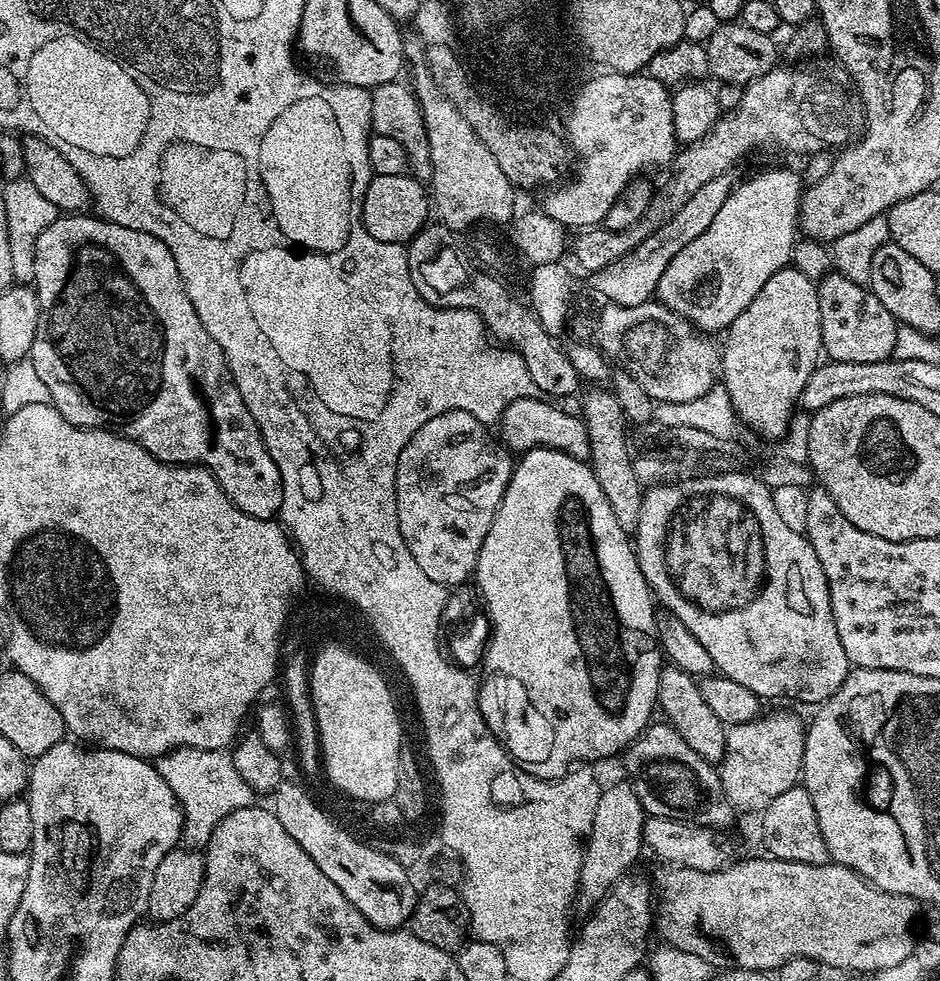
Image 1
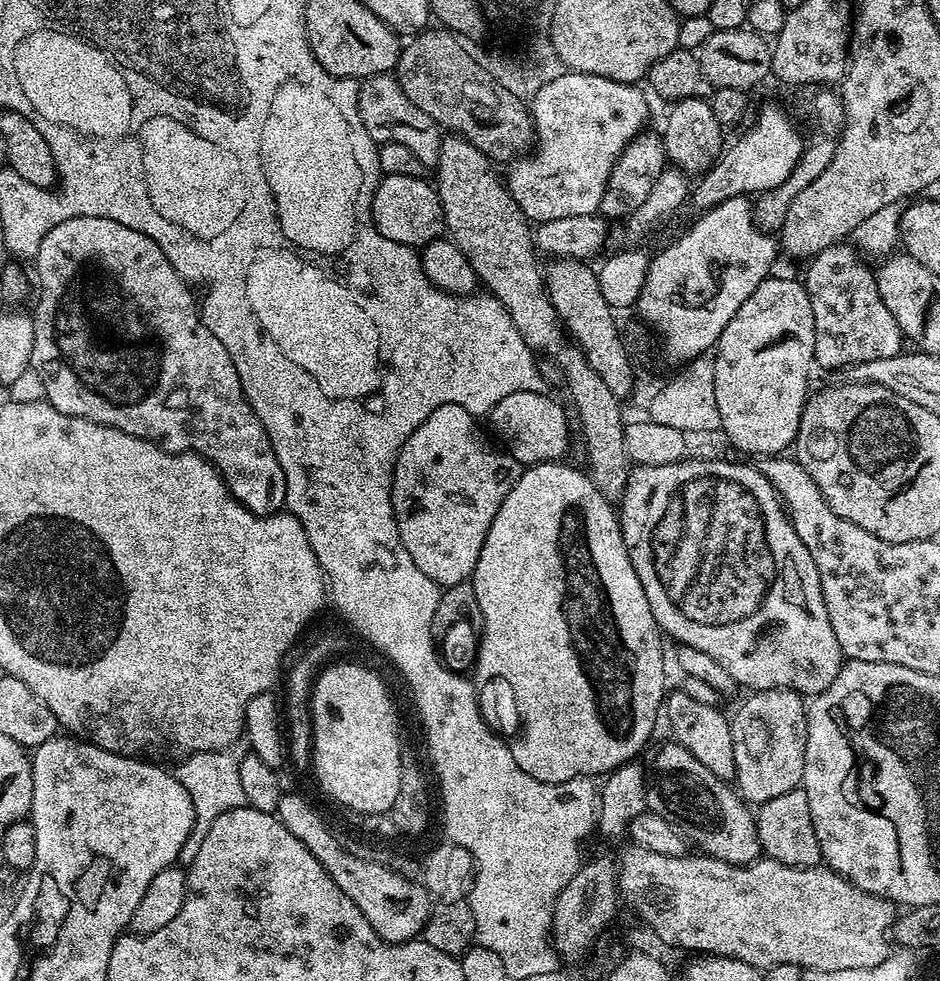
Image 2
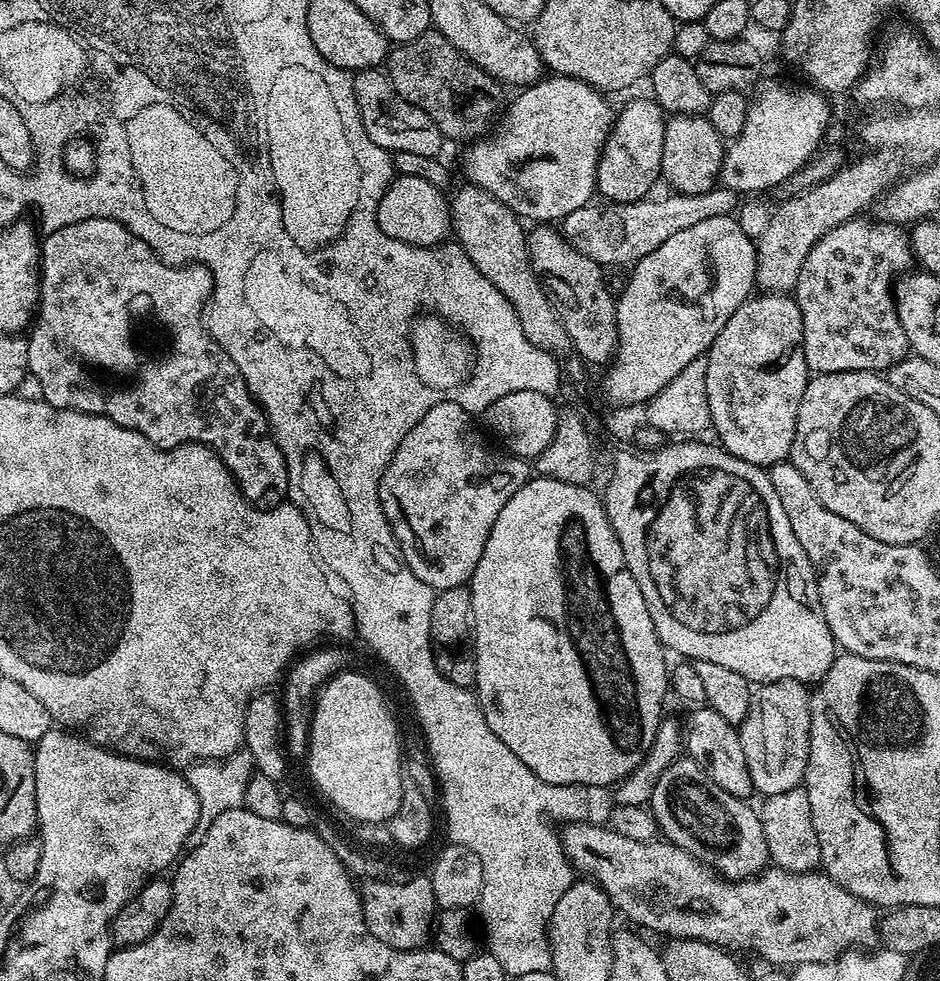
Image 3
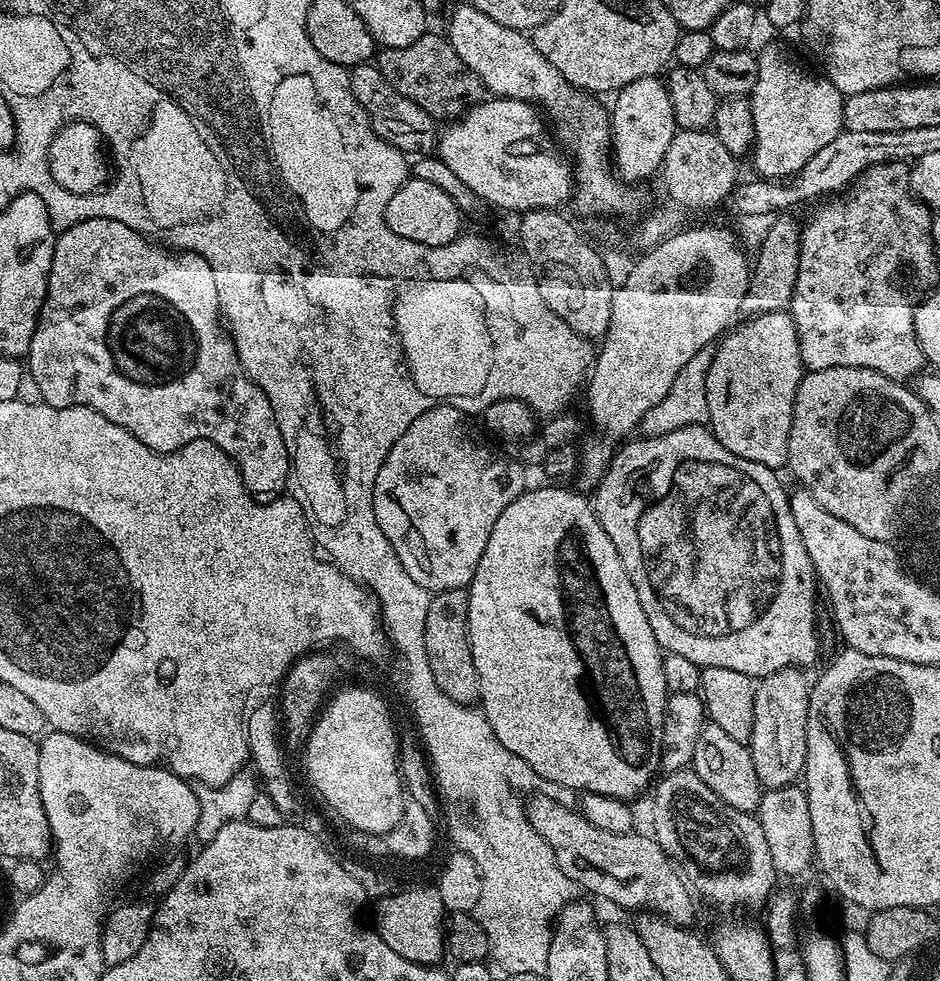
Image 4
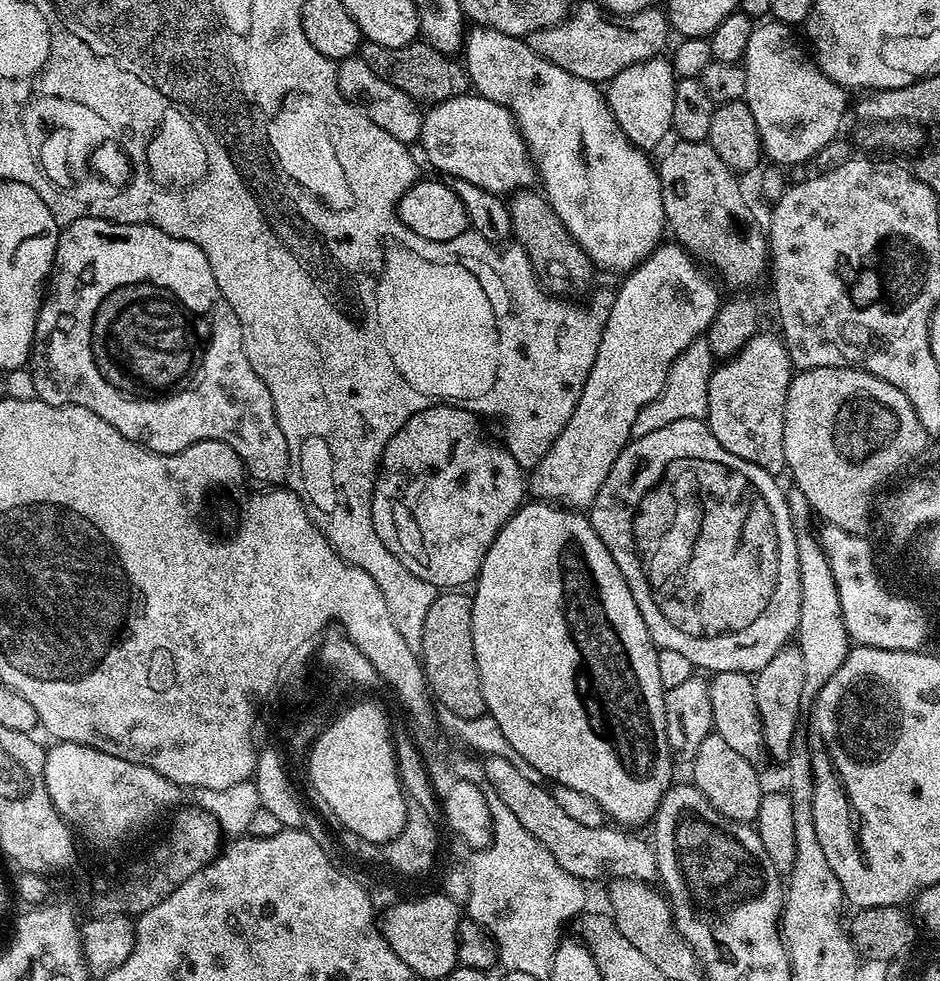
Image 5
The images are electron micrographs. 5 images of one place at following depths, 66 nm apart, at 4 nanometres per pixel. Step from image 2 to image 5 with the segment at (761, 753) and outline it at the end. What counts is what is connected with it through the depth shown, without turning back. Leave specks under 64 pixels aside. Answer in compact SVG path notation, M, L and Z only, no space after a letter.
M789 646L778 650L766 666L754 676L754 697L757 698L758 714L761 716L764 750L780 762L787 761L792 745L797 743L796 727L800 724L800 707L805 707L802 698L802 682L806 682L806 669L799 647Z

